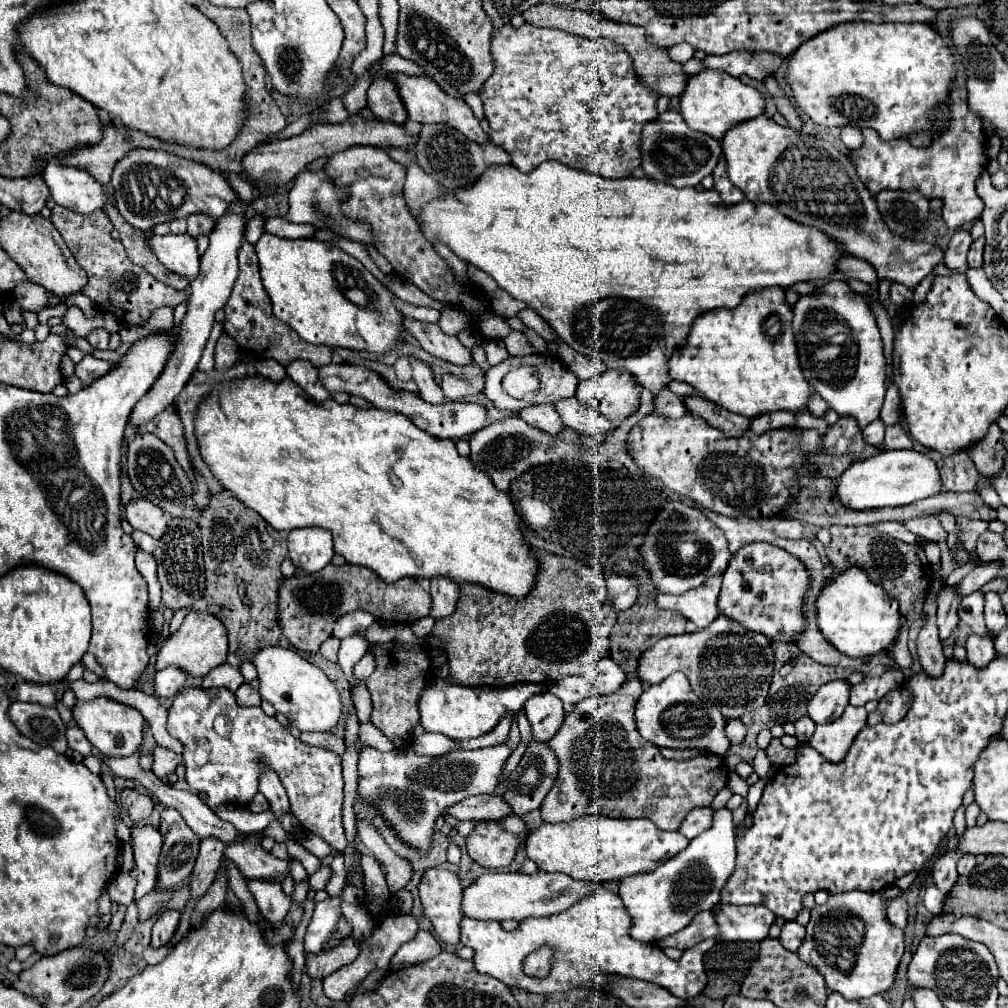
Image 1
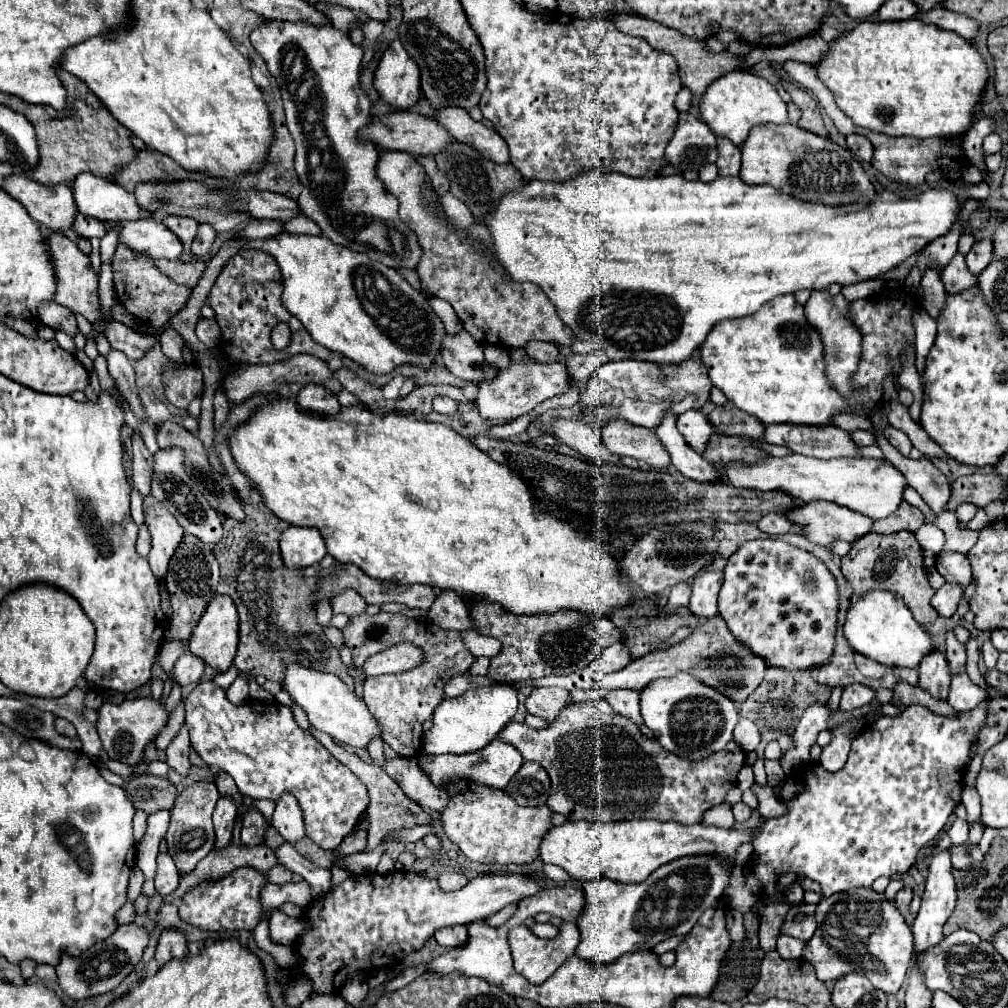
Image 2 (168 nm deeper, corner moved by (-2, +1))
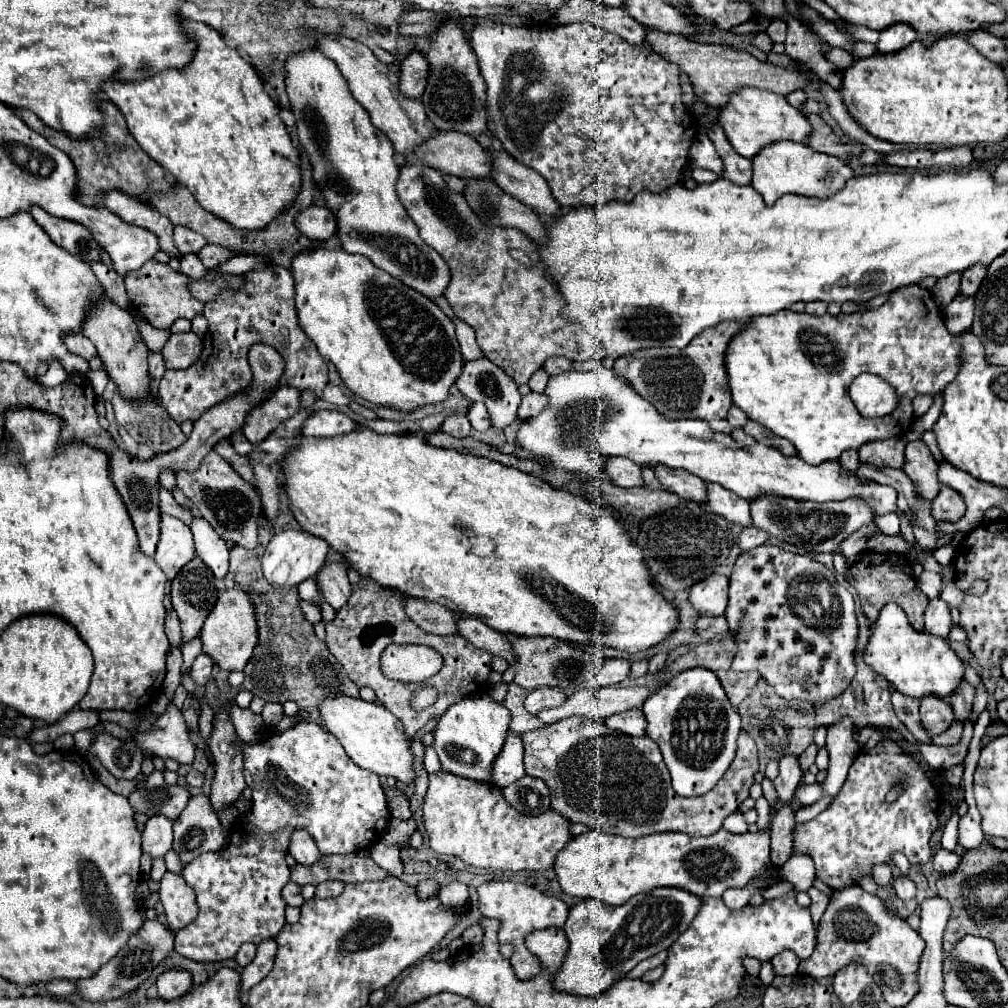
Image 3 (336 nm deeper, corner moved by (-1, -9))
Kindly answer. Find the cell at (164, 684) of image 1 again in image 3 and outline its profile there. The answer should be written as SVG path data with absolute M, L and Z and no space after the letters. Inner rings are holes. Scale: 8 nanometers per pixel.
M199 654L191 666L191 676L199 686L205 686L211 676L211 658L207 654Z

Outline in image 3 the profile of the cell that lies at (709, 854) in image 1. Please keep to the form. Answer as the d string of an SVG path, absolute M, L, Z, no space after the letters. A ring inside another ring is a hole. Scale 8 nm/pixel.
M655 888L649 894L645 892L645 894L633 896L623 906L609 906L605 902L585 898L583 902L575 904L569 910L569 918L563 926L569 948L567 948L561 968L553 976L553 988L559 992L575 994L575 996L597 996L597 994L605 992L617 980L625 978L627 972L633 970L641 960L655 956L661 950L667 950L679 938L679 934L683 934L685 928L689 928L693 916L699 912L699 908L701 908L701 898L697 898L695 894L689 894L685 890L679 890L679 888Z

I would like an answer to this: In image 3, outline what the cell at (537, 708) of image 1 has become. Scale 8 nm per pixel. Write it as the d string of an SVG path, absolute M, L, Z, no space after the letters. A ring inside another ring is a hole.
M549 686L545 688L535 688L533 692L527 694L525 698L525 708L531 714L537 714L543 708L553 708L553 706L561 706L567 700L567 696L561 690L553 690Z

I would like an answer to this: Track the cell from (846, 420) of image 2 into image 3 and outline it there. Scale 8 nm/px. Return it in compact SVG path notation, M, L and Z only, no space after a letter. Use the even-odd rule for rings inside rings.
M903 436L863 444L859 448L859 460L865 462L865 464L873 464L873 466L903 468L903 464L905 464L905 454L903 454L905 444L907 444L907 440Z

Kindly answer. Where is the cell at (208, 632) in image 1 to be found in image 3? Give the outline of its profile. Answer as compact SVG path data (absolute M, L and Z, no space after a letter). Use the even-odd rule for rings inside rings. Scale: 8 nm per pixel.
M231 588L219 594L215 608L207 616L203 630L203 652L209 654L223 670L243 670L249 662L253 648L257 644L257 616L253 608L253 600L249 600L249 594L239 588Z

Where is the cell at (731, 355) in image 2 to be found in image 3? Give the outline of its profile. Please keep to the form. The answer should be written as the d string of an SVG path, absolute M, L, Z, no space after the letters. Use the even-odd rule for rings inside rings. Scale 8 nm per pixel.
M913 286L893 292L879 310L853 312L849 316L809 316L791 310L781 310L773 316L757 316L741 334L733 336L725 364L733 404L751 420L793 442L799 458L807 464L823 464L825 460L839 460L845 450L859 448L865 442L903 436L913 420L913 398L919 394L943 394L945 386L955 380L957 368L961 366L961 344L957 344L957 336L949 334L945 328L943 314L935 304L933 294L921 286ZM863 372L879 374L899 392L899 406L893 414L869 420L857 412L849 398L849 386L853 378Z

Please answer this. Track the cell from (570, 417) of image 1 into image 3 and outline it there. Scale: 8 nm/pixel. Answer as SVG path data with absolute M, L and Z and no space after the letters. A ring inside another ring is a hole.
M655 466L653 472L659 478L659 482L665 486L665 490L675 492L685 500L705 502L705 482L699 476L693 476L691 472L685 470L673 470L663 466Z

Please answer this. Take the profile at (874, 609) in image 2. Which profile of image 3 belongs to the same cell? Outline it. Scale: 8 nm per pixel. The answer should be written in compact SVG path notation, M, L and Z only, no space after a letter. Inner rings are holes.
M887 604L881 610L871 630L865 662L879 676L883 676L895 690L911 698L939 696L945 700L959 688L965 674L963 662L959 660L955 650L949 646L949 642L939 636L913 630L905 612L897 604Z

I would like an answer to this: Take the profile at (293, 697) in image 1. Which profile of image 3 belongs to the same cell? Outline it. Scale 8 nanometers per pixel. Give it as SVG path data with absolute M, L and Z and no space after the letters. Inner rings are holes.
M337 696L325 700L319 710L325 728L341 742L357 766L371 770L377 776L393 776L403 784L415 782L415 756L411 752L411 740L405 736L401 722L387 708L381 704L369 704L361 698Z

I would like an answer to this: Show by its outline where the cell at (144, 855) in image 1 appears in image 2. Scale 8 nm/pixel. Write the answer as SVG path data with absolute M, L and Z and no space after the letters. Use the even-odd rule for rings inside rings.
M158 852L158 872L156 872L156 892L162 894L162 896L168 896L176 890L178 882L180 882L180 874L178 874L178 868L174 866L174 860L170 858L170 854L166 852Z

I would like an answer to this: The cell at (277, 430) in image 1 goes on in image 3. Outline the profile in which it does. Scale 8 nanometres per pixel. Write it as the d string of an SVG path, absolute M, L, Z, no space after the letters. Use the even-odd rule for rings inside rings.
M359 428L355 432L333 436L333 438L305 438L299 436L301 448L293 448L289 458L283 462L285 466L285 486L291 500L291 512L301 524L301 528L313 536L323 538L331 548L341 552L351 566L359 570L361 576L371 576L381 586L397 588L405 596L425 598L429 602L437 602L459 614L461 618L479 618L487 622L491 628L517 634L517 636L553 636L559 640L569 640L577 644L593 644L593 646L611 646L623 652L641 652L661 644L671 632L679 628L679 610L667 600L661 592L655 590L653 578L649 576L649 568L645 568L645 560L641 556L641 548L631 540L627 528L613 516L609 508L601 508L591 500L581 496L563 492L561 488L553 488L543 478L533 474L503 466L489 458L477 458L469 454L459 454L455 450L435 448L425 444L423 434L401 434L401 436L385 436L377 434L369 428Z

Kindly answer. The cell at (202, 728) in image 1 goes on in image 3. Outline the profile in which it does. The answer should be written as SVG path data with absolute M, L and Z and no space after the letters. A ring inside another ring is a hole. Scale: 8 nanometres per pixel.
M299 720L297 726L291 726L287 728L283 734L273 734L257 744L243 744L243 760L245 760L245 782L251 786L253 790L253 796L251 798L252 809L243 816L241 815L235 824L230 836L229 844L223 848L223 850L217 850L217 852L203 852L201 856L197 856L197 860L191 860L185 868L183 868L183 878L185 882L195 890L197 894L197 904L199 904L199 916L195 922L191 922L187 928L179 930L175 934L175 950L185 956L185 958L191 958L195 962L219 962L219 960L225 960L225 958L233 958L235 952L239 950L241 944L245 942L251 942L251 944L261 944L263 940L269 940L269 938L275 938L279 934L279 930L283 928L285 924L285 900L281 898L281 890L283 886L290 881L290 868L285 861L285 856L288 852L289 838L291 838L291 832L295 830L307 830L311 834L311 838L315 840L319 852L323 854L351 854L351 852L357 852L357 850L363 850L367 848L377 836L381 838L383 830L387 828L387 822L389 822L389 810L387 810L387 798L385 798L385 792L383 792L383 786L379 782L379 776L375 772L369 772L369 770L363 770L359 768L347 754L345 750L341 748L339 740L329 734L327 730L323 730L319 724L315 722L309 722L309 720Z

